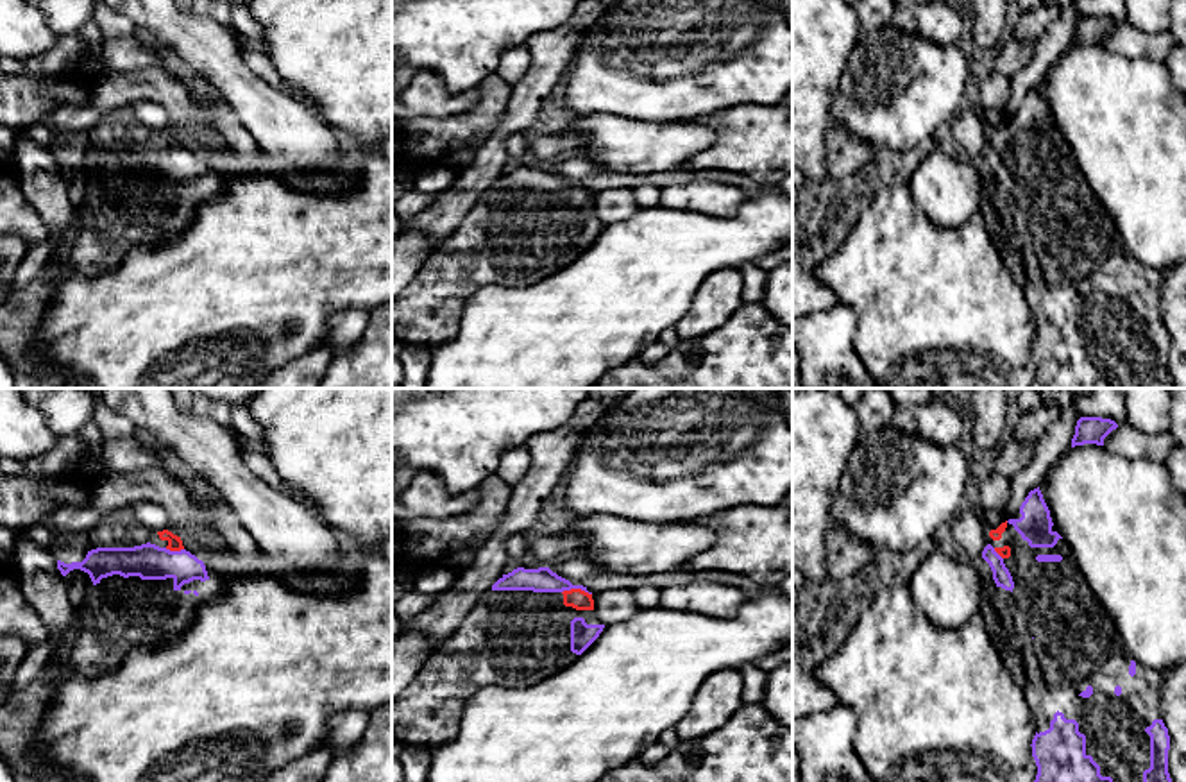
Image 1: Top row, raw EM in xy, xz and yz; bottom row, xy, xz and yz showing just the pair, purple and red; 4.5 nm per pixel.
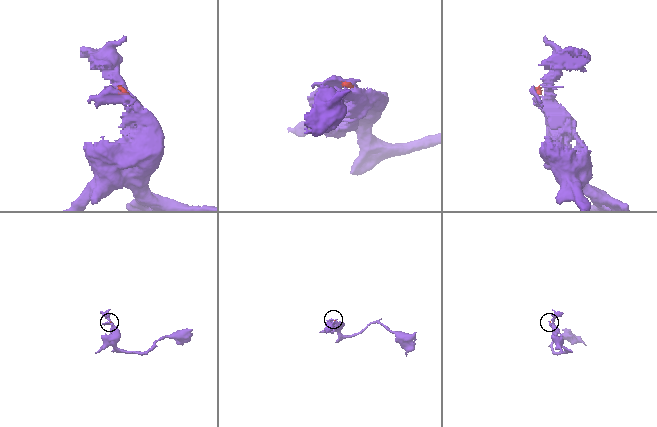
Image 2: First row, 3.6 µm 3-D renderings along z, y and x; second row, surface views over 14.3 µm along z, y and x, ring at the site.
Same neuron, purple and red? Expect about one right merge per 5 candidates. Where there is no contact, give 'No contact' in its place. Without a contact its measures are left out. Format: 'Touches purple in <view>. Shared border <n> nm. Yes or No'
Touches purple in xz. Shared border 140 nm. Yes

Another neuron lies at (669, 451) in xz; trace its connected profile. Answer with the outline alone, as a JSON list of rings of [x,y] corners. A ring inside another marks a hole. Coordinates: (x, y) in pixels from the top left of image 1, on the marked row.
[[[633,388],[585,433],[556,496],[576,519],[696,521],[733,506],[775,506],[792,490],[792,429],[780,388]]]

